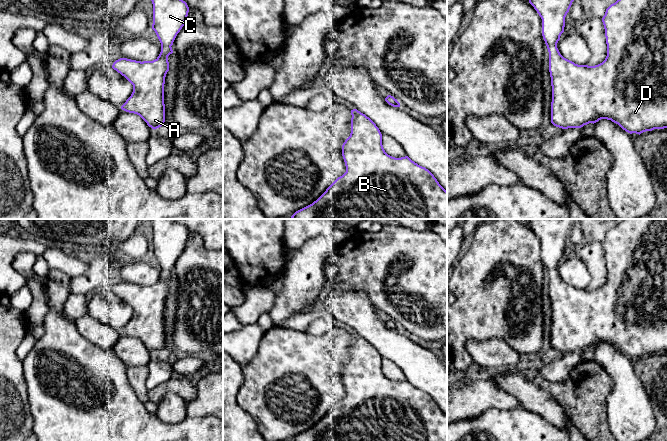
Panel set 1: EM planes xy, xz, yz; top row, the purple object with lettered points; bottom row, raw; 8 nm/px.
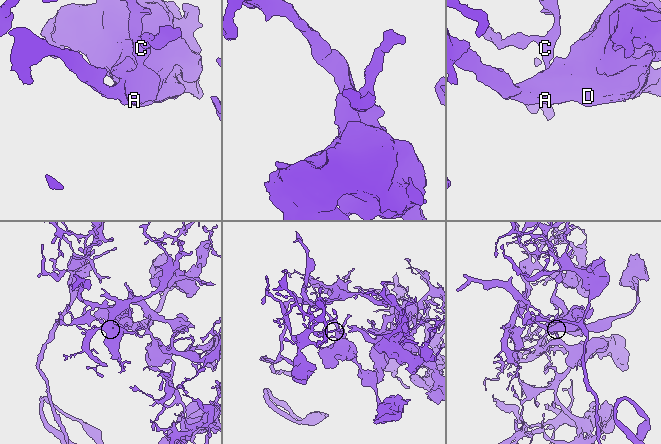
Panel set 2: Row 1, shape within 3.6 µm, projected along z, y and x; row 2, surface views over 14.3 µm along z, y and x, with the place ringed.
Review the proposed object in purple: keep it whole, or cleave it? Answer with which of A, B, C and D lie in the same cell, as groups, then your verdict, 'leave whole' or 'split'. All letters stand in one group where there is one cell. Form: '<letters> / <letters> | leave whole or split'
A B C D | leave whole

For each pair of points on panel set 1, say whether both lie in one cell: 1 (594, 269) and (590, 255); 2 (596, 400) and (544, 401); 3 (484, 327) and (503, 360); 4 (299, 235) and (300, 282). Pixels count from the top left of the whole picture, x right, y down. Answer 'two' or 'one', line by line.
1: one
2: two
3: two
4: two

